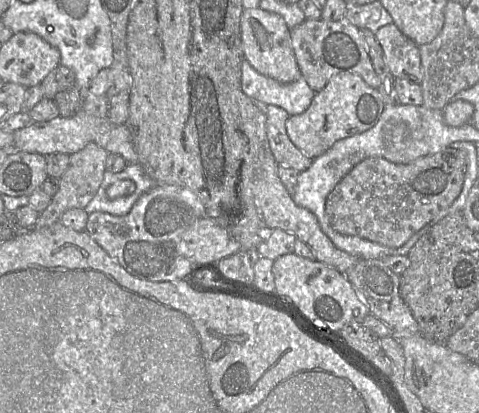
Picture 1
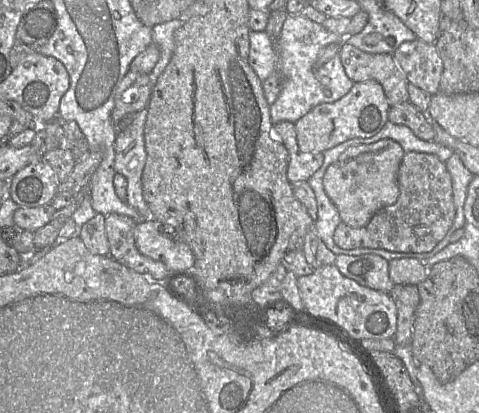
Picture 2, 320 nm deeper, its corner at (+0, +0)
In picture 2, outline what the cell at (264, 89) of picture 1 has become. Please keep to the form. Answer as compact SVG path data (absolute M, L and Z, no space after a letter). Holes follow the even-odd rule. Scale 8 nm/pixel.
M300 14L288 15L275 42L265 30L249 32L248 63L257 77L263 82L274 71L280 74L281 90L269 110L273 124L282 121L294 124L315 106L335 102L351 89L354 82L347 77L338 54L320 68L314 66L319 52L330 43L345 43L345 36L332 33Z

